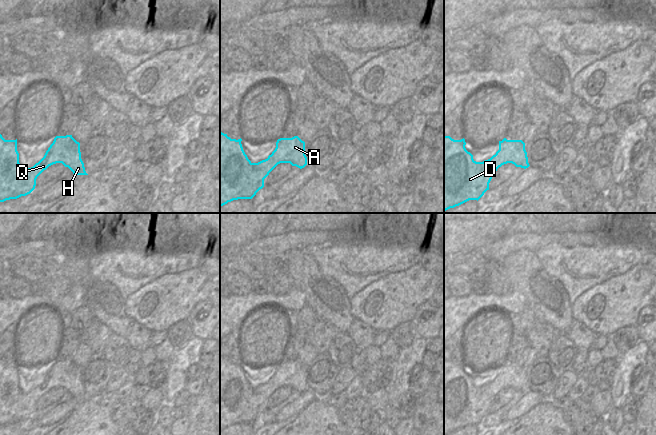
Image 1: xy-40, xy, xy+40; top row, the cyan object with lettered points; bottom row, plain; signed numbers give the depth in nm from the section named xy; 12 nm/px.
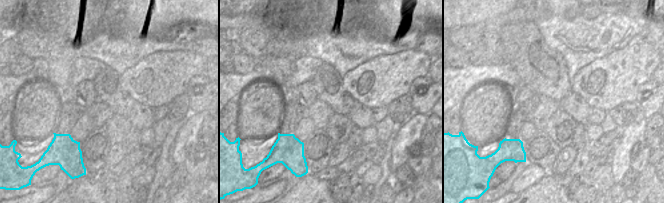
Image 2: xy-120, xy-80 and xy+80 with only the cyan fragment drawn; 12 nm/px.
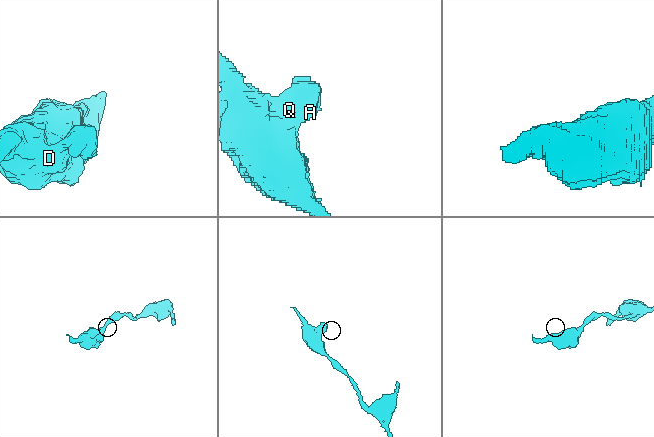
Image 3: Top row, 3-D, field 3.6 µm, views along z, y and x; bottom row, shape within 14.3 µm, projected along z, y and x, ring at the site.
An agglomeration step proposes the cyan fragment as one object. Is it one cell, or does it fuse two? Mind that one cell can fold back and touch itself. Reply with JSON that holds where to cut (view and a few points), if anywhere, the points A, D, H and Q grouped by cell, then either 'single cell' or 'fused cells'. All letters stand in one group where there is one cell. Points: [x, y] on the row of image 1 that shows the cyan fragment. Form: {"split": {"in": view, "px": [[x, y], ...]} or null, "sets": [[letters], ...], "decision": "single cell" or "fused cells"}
{"split": null, "sets": [["A", "D", "H", "Q"]], "decision": "single cell"}

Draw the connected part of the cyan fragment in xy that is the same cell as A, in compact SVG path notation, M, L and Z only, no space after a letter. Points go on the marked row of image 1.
M220 132L220 207L233 200L252 199L264 187L264 179L280 163L290 163L300 169L307 165L305 142L298 136L278 139L272 154L258 163L252 163L248 159L241 141L241 138L231 139Z

